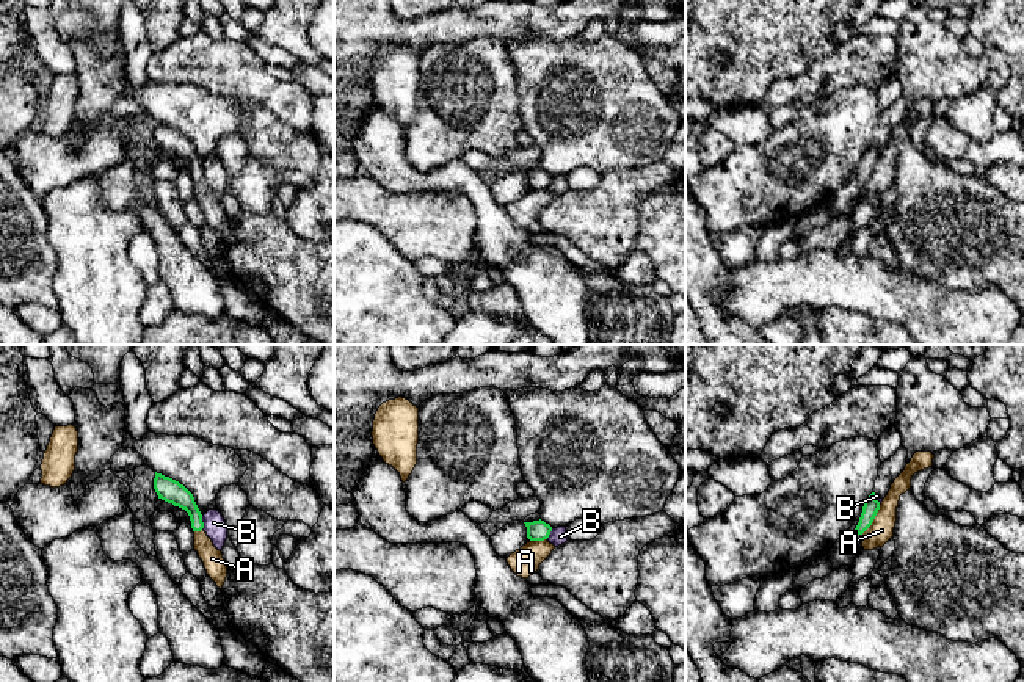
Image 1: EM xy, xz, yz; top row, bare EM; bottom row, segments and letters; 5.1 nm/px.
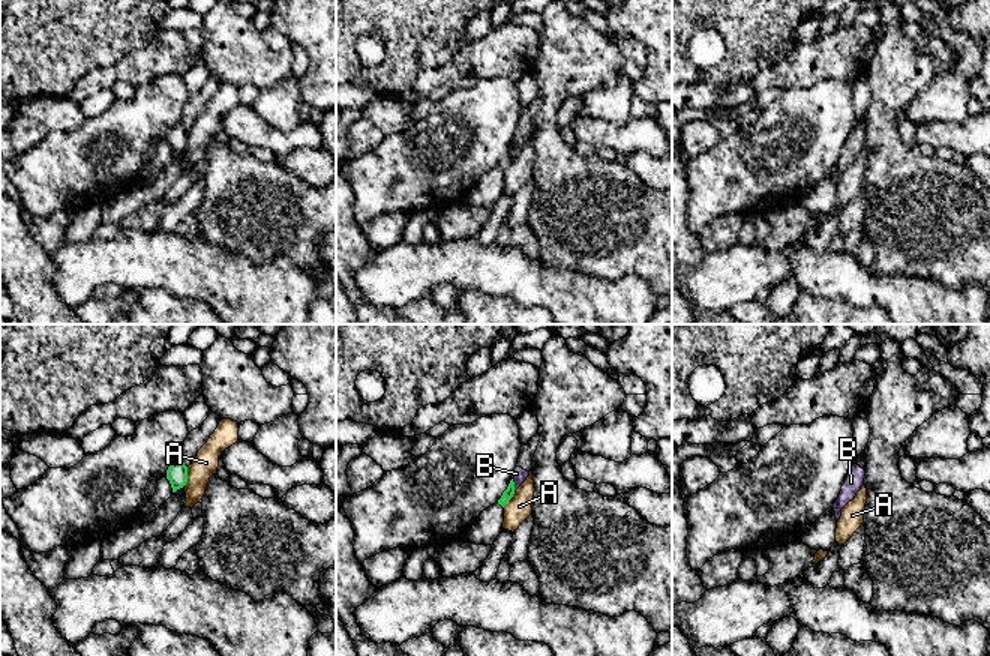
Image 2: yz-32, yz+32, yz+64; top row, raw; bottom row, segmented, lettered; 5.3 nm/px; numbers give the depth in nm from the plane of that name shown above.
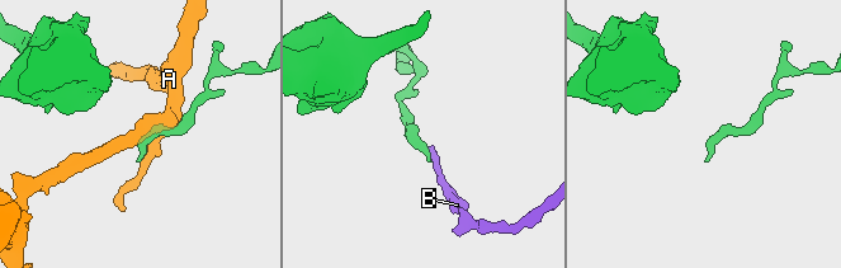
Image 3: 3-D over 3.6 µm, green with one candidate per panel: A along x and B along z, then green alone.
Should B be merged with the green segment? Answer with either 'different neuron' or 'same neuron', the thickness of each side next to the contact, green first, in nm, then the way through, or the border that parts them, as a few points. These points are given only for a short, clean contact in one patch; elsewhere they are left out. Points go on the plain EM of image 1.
different neuron; calibres 120 and 110 nm; border xy (201, 165), (203, 177)

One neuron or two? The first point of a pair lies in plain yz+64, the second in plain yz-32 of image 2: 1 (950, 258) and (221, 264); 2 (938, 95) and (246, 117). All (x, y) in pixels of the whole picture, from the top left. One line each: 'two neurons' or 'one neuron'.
1: two neurons
2: two neurons

